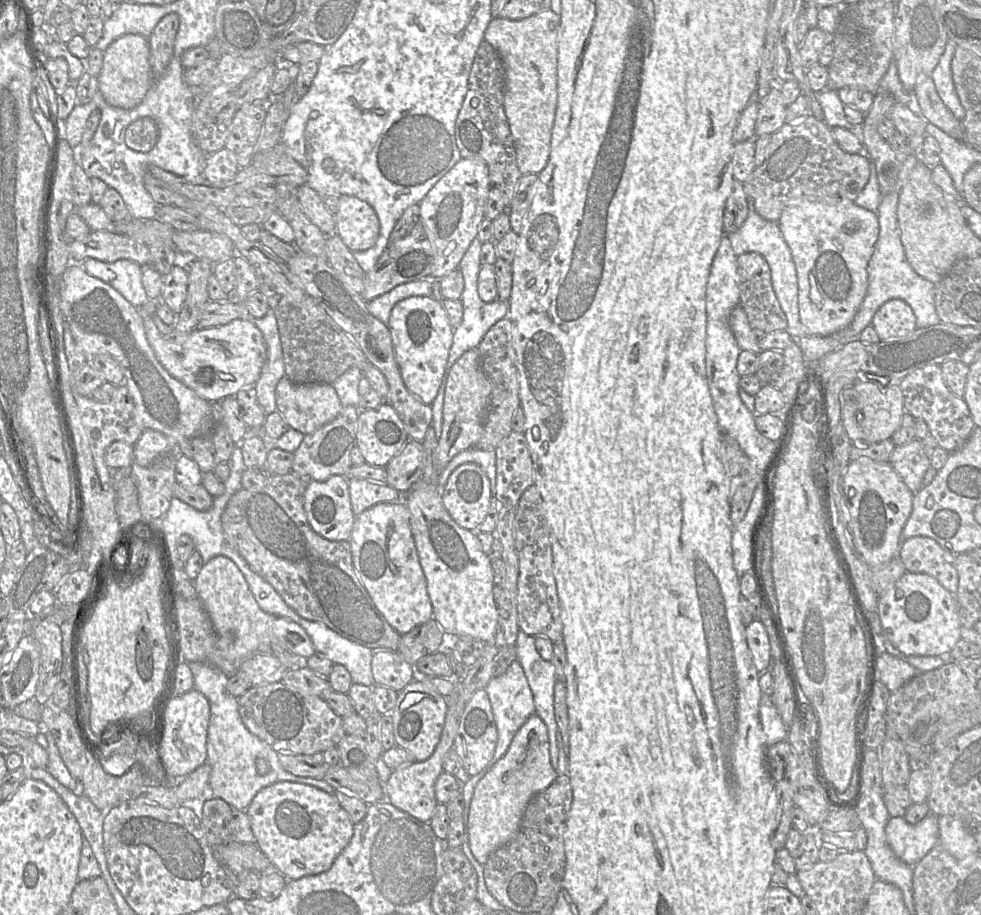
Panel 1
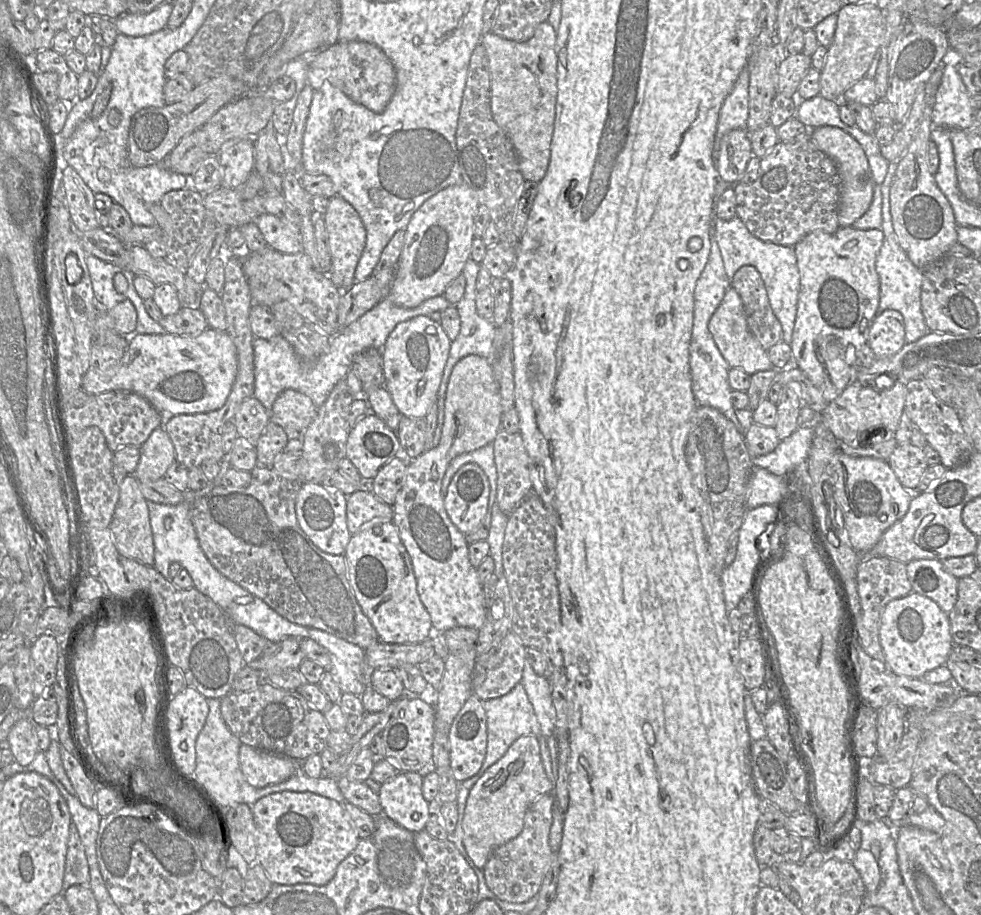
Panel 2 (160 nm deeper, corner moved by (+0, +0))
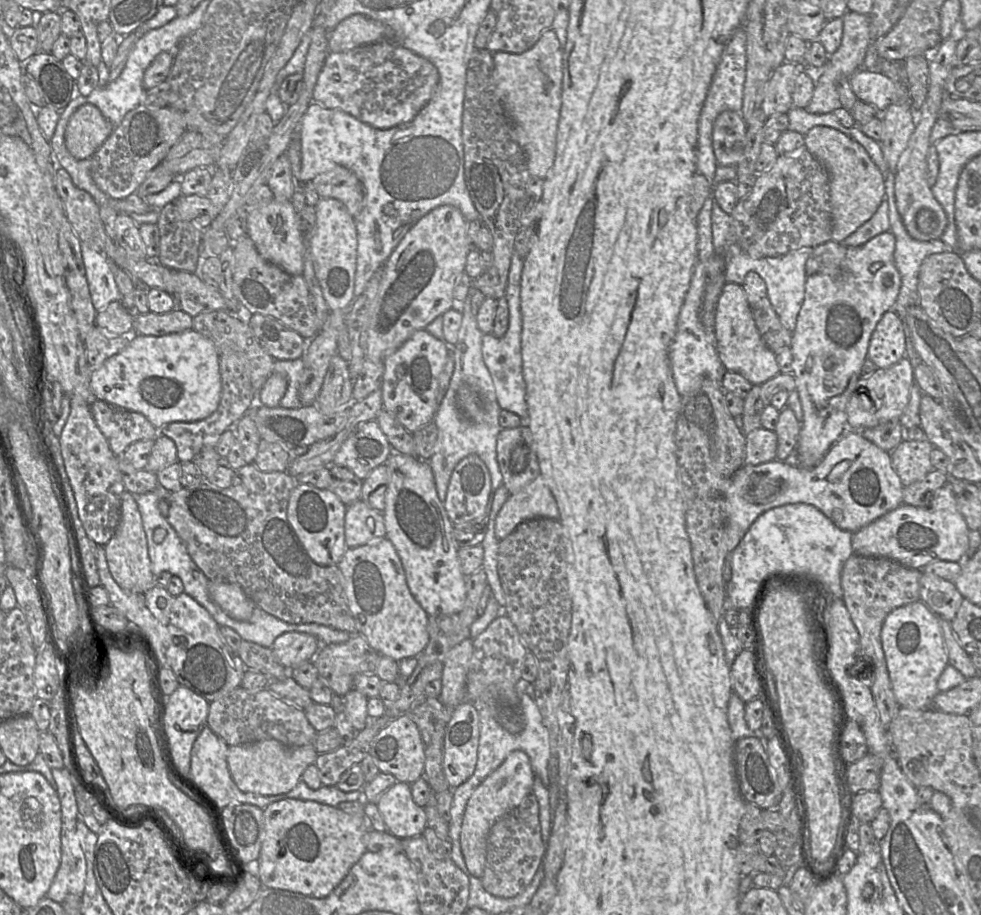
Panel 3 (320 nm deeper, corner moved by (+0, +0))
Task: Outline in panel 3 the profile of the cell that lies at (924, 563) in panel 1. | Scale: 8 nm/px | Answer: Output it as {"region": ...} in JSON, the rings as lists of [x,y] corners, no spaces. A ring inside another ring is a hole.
{"region":[[[921,572],[920,601],[938,617],[952,622],[964,600],[954,582]]]}

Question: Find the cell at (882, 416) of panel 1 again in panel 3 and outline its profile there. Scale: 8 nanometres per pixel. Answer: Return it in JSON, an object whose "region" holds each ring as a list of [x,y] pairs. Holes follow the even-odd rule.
{"region":[[[906,356],[890,367],[877,368],[868,378],[860,378],[846,407],[847,427],[861,430],[899,419],[909,402],[914,384],[913,364]]]}

